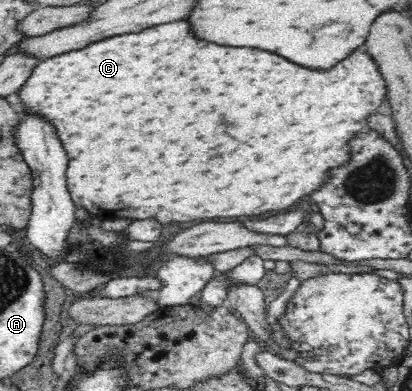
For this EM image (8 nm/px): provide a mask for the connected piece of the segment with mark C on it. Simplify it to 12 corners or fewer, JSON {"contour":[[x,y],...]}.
{"contour":[[185,21],[45,58],[19,94],[97,217],[291,207],[385,111]]}

